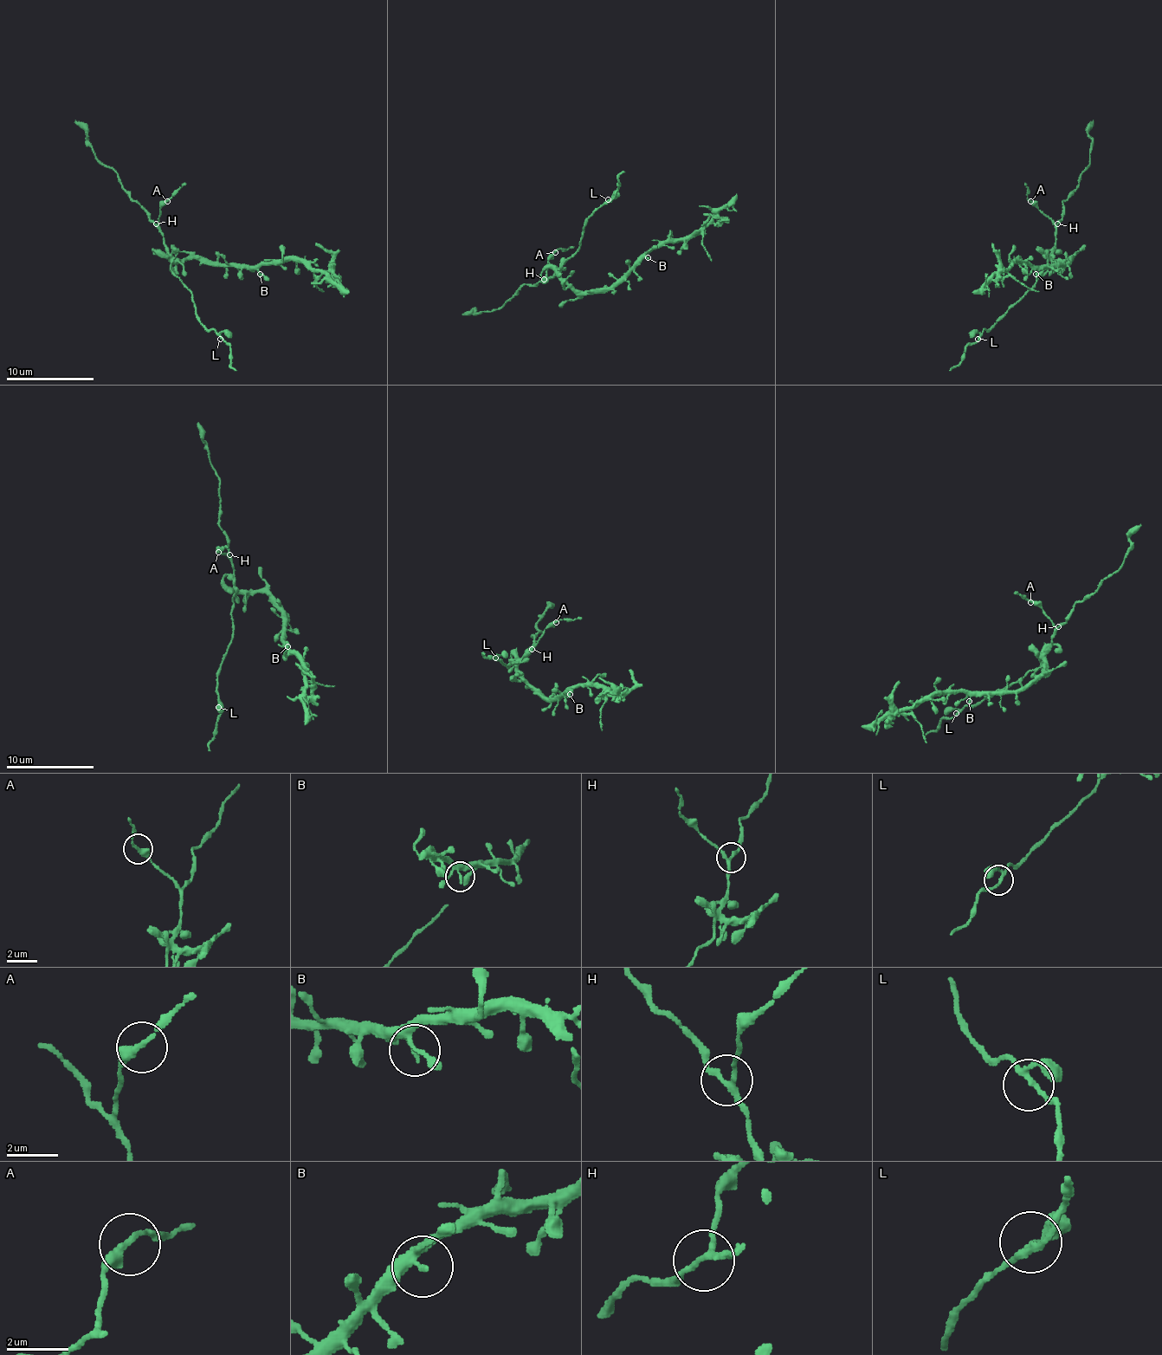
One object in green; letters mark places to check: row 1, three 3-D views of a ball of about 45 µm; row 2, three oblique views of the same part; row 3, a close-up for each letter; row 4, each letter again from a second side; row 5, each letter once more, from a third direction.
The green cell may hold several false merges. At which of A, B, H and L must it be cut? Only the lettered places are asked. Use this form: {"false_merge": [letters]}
{"false_merge": []}

